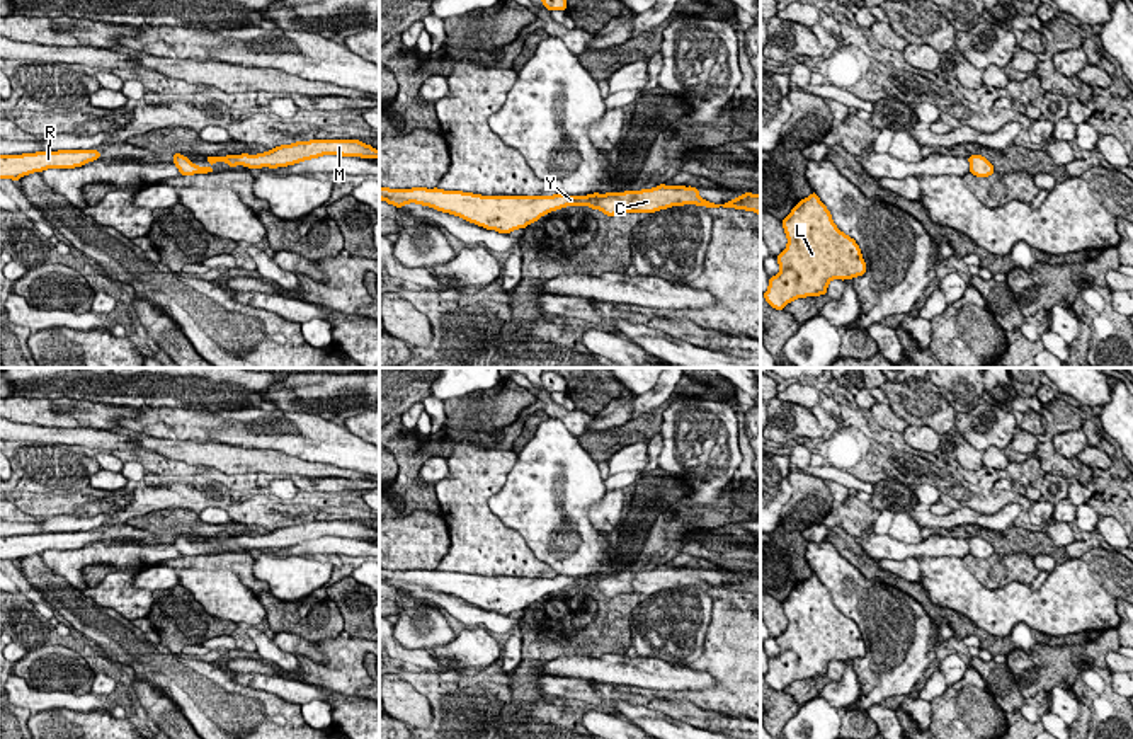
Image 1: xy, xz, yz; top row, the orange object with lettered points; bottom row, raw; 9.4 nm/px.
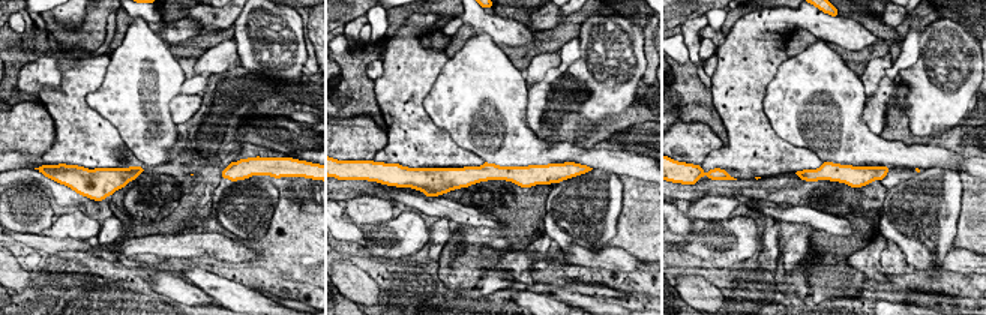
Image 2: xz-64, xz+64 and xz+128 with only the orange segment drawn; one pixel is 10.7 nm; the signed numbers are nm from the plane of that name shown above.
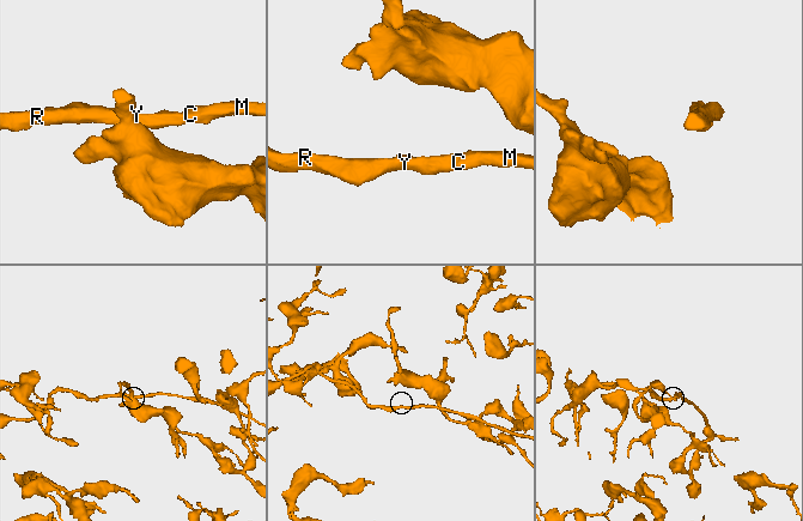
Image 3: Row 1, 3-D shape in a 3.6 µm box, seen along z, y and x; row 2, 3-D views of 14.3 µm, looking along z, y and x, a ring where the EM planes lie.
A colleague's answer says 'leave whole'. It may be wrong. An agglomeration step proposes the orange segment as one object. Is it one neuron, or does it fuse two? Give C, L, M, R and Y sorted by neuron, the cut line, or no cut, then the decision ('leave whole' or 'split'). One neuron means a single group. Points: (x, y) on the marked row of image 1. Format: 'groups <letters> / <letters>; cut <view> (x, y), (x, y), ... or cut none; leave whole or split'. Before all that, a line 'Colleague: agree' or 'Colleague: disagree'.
Colleague: agree
groups C L M R Y; cut none; leave whole

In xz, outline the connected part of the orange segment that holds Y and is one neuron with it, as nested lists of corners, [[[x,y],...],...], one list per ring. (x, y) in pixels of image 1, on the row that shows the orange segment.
[[[660,184],[652,189],[623,191],[606,194],[568,196],[556,192],[555,196],[481,196],[463,191],[444,189],[390,189],[379,186],[379,199],[401,208],[408,203],[434,208],[442,213],[461,216],[470,223],[476,223],[487,230],[510,233],[536,223],[546,213],[565,206],[590,206],[607,216],[618,213],[655,213],[672,206],[696,204],[706,208],[735,208],[760,215],[760,194],[745,192],[723,204],[715,204],[699,196],[699,189],[689,186]]]

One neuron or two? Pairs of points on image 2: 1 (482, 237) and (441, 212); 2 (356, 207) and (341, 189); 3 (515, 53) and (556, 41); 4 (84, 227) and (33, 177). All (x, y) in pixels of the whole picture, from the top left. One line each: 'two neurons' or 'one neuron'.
1: two neurons
2: two neurons
3: one neuron
4: two neurons

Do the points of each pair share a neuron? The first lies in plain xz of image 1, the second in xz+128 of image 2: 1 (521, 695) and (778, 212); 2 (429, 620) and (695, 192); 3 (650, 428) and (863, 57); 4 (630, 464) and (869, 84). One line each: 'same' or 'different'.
1: different
2: different
3: same
4: same

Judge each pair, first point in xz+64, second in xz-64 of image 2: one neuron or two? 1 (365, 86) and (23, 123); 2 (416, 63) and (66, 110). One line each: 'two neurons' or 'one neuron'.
1: two neurons
2: one neuron

